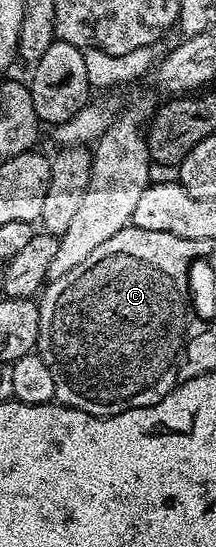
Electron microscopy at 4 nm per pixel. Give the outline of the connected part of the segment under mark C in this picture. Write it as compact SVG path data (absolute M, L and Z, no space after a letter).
M132 227L125 228L107 239L105 243L96 247L91 255L77 267L72 267L71 271L63 278L49 281L44 286L39 297L39 339L35 352L41 356L43 363L51 367L51 379L55 379L55 398L60 404L68 409L78 409L85 414L96 417L117 418L123 411L131 411L139 407L151 407L159 403L178 384L178 378L174 377L172 370L176 369L173 364L177 346L184 345L187 341L187 333L165 333L165 325L169 323L187 323L183 319L169 319L169 313L165 309L191 309L191 301L157 301L157 285L159 285L159 269L163 269L163 263L169 263L169 247L183 247L195 243L195 239L183 239L179 235L171 235L167 231L143 231Z

